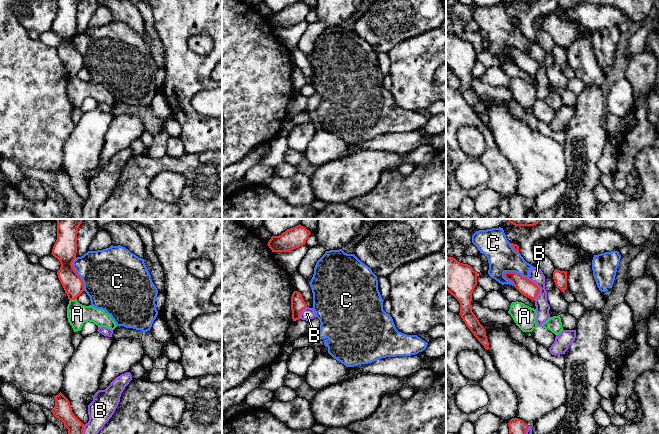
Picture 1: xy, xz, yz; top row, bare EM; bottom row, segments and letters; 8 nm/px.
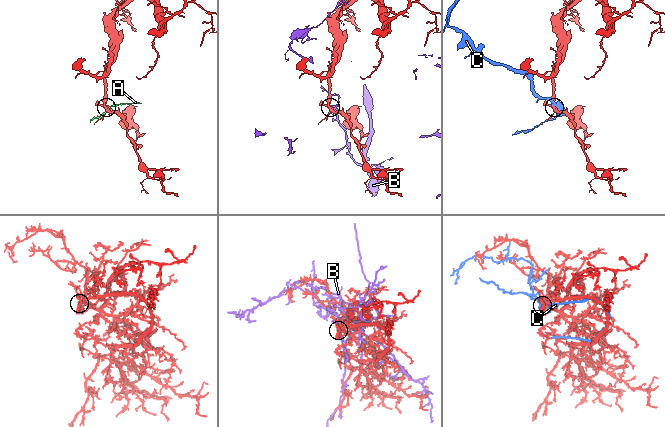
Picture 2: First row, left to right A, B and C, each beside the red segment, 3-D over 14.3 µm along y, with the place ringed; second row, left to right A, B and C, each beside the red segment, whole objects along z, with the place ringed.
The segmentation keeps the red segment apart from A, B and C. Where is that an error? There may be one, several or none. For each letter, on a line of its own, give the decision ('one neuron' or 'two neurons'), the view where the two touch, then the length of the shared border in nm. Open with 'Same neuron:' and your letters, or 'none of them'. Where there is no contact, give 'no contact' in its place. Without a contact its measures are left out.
Same neuron: none of them
A: two neurons; contact in xy; length 70 nm
B: two neurons; contact in yz; length 190 nm
C: two neurons; contact in yz; length 200 nm

